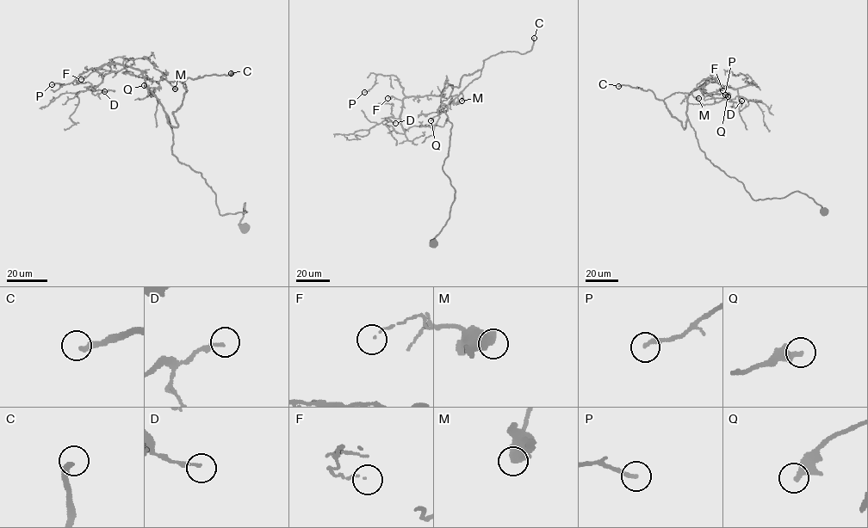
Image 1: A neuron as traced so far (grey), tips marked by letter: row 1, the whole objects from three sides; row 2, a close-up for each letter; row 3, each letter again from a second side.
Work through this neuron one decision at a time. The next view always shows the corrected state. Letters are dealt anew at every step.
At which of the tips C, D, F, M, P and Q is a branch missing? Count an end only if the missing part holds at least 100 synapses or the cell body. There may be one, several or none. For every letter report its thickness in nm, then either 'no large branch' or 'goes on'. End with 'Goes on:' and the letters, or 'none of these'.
C: 280 nm | goes on
D: 170 nm | no large branch
F: 80 nm | no large branch
M: 700 nm | no large branch
P: 200 nm | no large branch
Q: 340 nm | no large branch
Goes on: C

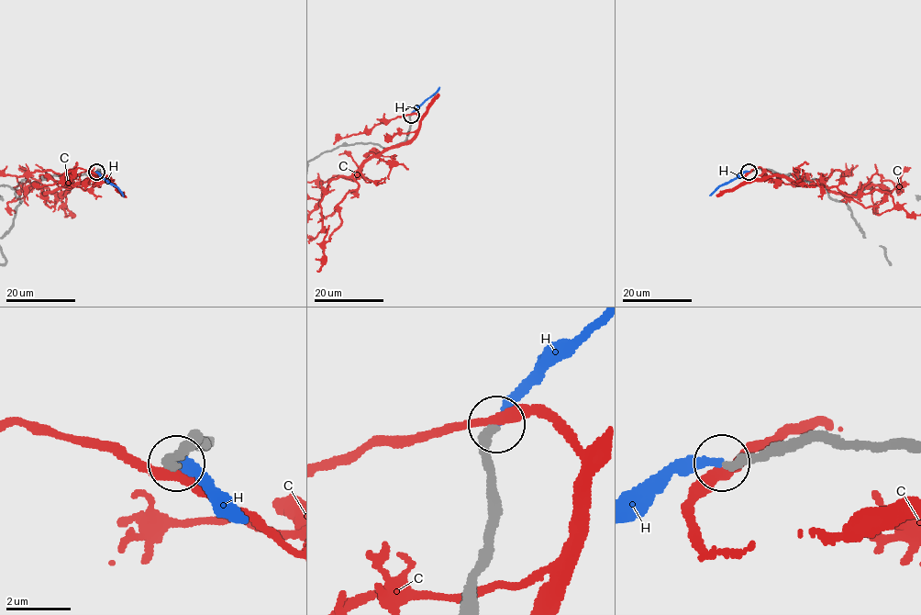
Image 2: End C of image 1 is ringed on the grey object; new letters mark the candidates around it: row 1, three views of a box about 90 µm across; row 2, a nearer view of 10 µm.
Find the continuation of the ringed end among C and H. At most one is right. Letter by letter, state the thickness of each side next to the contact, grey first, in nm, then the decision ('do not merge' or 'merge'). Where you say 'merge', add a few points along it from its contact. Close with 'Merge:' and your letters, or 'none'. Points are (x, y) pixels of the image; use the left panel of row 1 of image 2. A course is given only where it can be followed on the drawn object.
C: 320 nm thick on the grey side, 280 nm on the other; do not merge
H: 320 nm thick on the grey side, 280 nm on the other; merge; it runs (95, 172), (116, 187), (123, 195)
Merge: H

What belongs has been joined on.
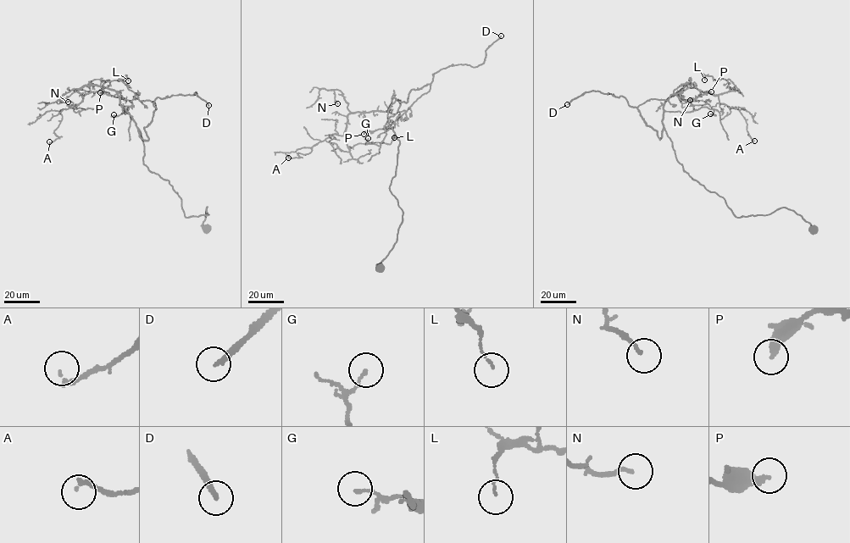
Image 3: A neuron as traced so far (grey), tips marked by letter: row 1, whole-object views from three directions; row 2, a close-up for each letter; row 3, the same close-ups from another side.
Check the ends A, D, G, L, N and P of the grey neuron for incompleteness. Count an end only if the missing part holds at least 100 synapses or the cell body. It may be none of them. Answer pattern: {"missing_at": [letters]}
{"missing_at": ["D"]}

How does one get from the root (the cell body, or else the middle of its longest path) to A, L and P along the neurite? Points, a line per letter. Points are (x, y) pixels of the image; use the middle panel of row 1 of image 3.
A: (379, 268), (402, 221), (389, 187), (399, 141), (388, 120), (400, 100), (351, 113), (343, 135), (288, 157)
L: (379, 268), (402, 221), (389, 187), (399, 141), (388, 120), (400, 100), (347, 116), (348, 148), (394, 137)
P: (379, 268), (402, 213), (390, 190), (399, 141), (388, 120), (411, 91), (430, 84), (393, 124), (363, 134)

